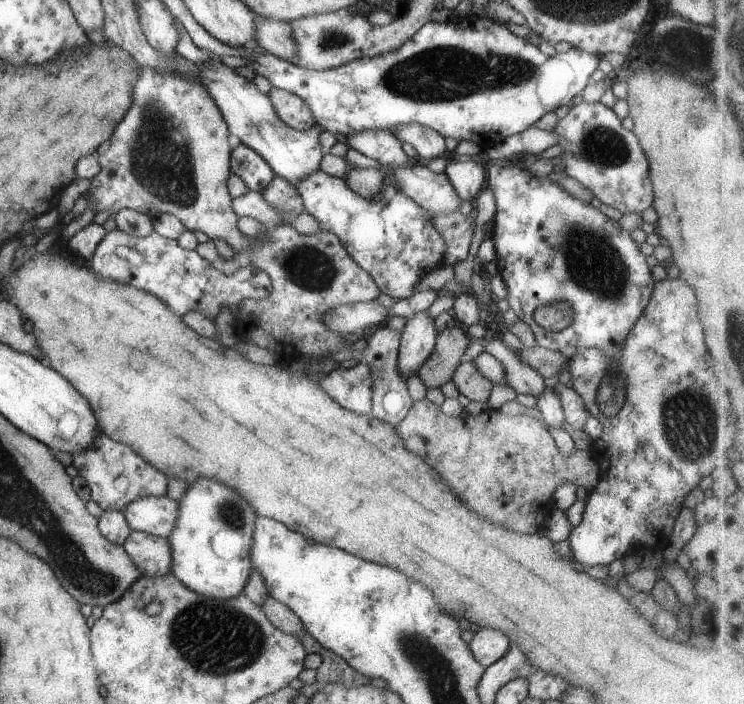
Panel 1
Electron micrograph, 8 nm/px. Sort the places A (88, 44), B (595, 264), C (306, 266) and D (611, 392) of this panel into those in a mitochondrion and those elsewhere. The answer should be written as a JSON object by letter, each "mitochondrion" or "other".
{"A":"other","B":"mitochondrion","C":"mitochondrion","D":"mitochondrion"}

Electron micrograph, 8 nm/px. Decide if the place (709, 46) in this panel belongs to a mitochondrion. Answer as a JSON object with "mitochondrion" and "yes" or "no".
{"mitochondrion":"yes"}

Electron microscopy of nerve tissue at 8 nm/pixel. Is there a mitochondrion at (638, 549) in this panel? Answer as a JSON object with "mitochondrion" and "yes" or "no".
{"mitochondrion":"no"}

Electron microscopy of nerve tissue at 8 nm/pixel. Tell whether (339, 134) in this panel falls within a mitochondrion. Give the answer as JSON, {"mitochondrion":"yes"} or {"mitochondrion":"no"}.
{"mitochondrion":"no"}

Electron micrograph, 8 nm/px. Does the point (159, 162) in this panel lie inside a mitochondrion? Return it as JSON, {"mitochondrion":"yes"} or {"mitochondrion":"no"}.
{"mitochondrion":"yes"}

